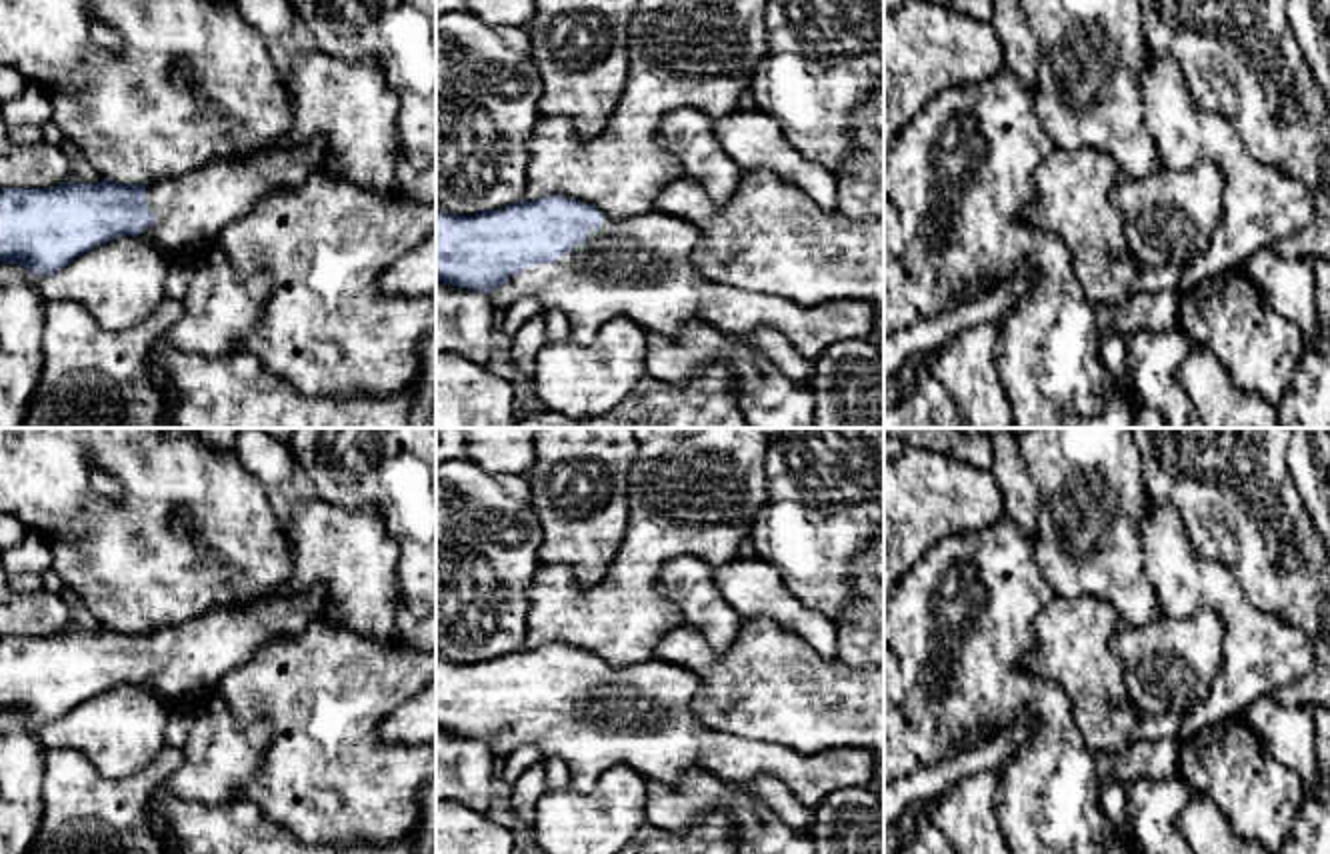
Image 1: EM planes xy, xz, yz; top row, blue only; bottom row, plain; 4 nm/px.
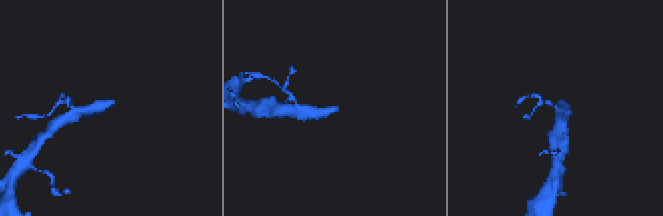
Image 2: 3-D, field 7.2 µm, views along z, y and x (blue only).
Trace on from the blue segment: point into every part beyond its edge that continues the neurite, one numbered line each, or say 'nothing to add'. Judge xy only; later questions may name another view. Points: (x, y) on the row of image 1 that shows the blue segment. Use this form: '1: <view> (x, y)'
1: xy (190, 210)

